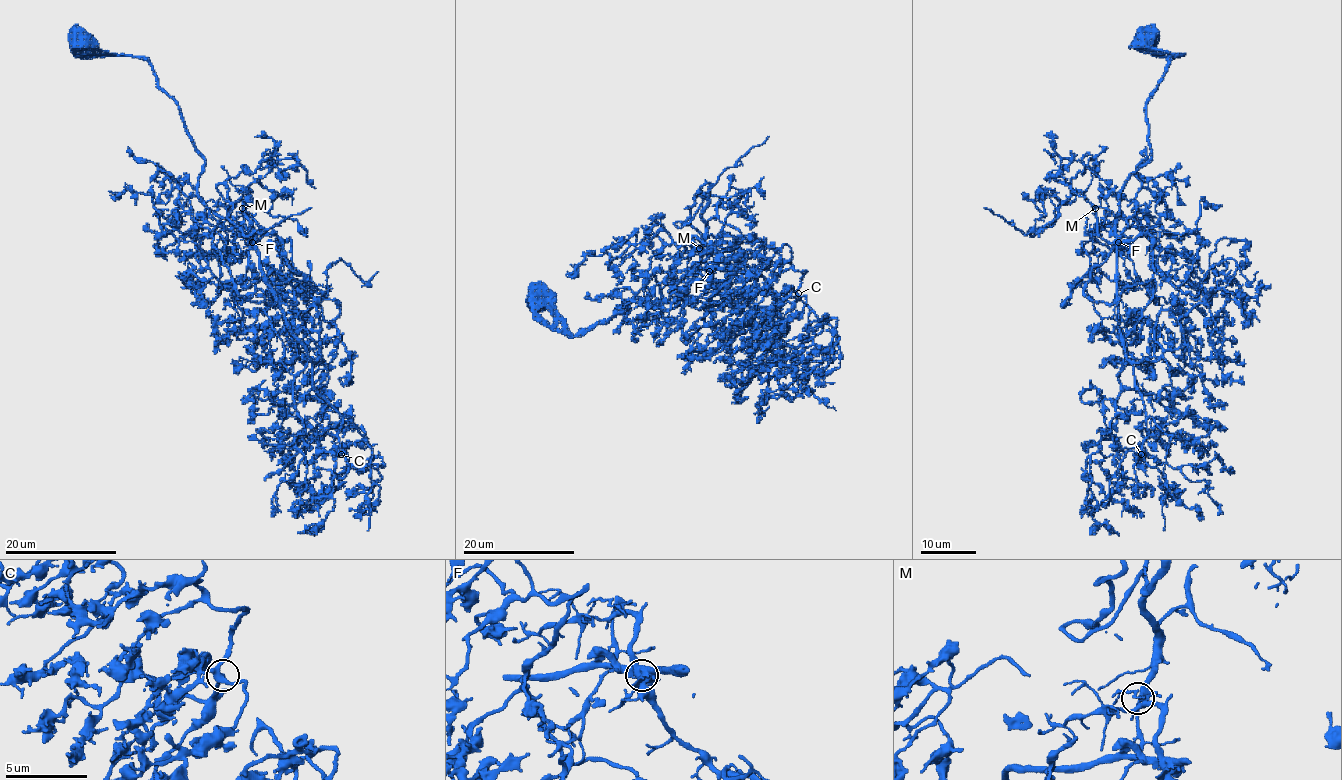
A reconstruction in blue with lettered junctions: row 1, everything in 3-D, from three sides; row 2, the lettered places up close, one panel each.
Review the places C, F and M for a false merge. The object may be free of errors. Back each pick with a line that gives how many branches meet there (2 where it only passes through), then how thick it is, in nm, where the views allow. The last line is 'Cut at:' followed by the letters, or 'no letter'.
F: 4 branches meet; 650 nm thick
Cut at: F

